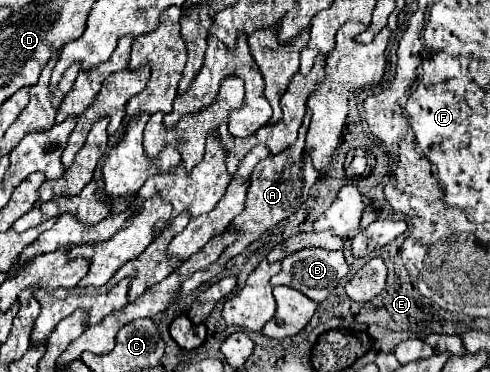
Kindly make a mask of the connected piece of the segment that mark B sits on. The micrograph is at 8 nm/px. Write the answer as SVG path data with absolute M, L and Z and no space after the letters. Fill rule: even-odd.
M306 248L298 250L298 254L290 254L282 260L282 270L280 274L272 276L272 286L290 286L294 290L300 290L304 296L308 296L314 302L322 302L328 298L330 290L336 288L336 284L348 274L348 264L344 260L342 250L330 252L322 248Z

